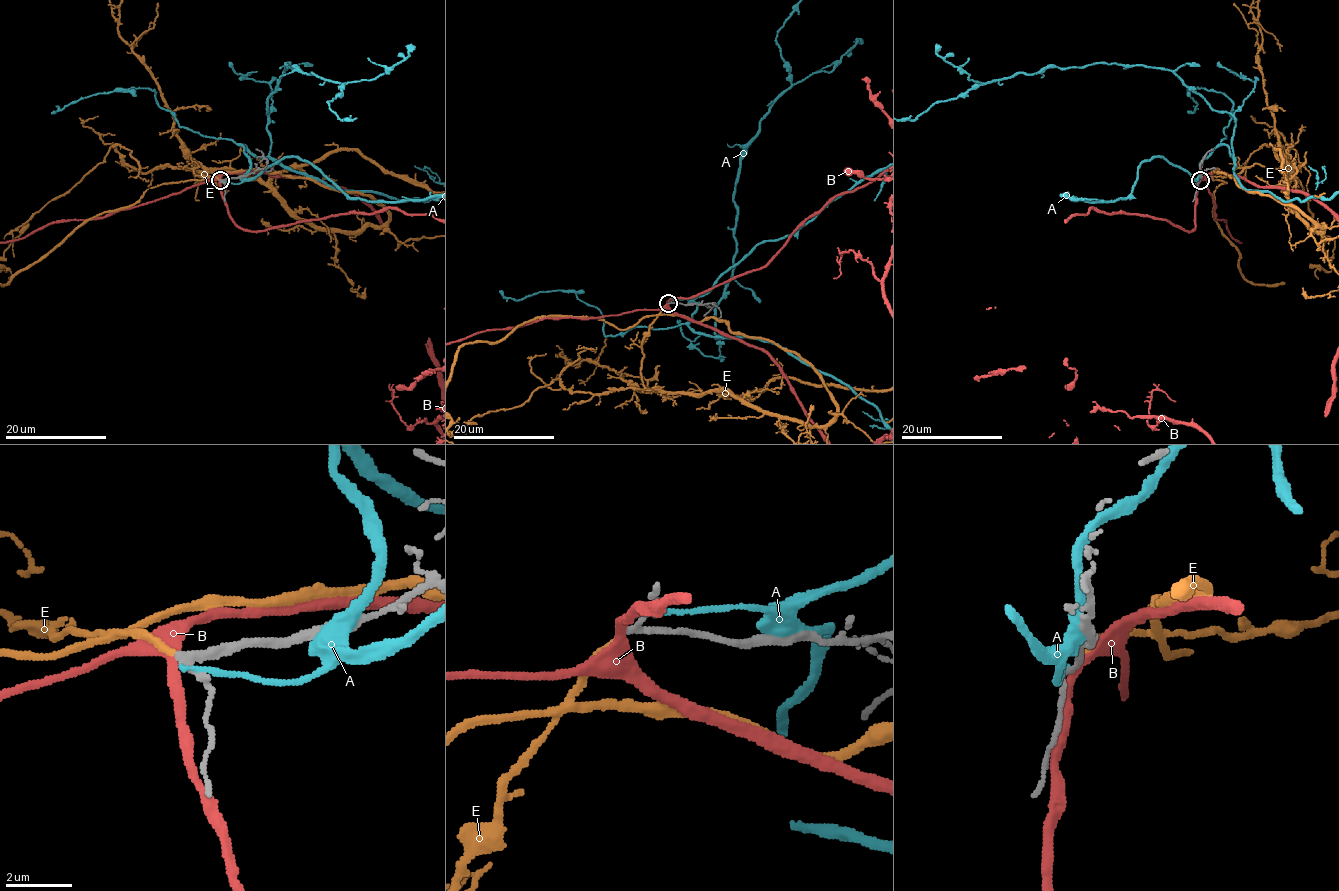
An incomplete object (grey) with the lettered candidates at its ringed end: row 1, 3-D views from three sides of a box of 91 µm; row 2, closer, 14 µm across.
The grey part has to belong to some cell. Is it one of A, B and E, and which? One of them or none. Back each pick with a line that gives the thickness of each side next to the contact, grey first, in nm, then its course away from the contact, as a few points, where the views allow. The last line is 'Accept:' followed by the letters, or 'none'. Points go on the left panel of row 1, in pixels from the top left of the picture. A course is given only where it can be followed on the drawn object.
E: Thickness 180 nm (grey) against 180 nm
Accept: E

